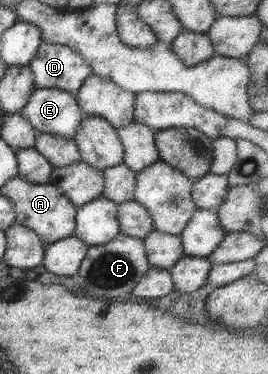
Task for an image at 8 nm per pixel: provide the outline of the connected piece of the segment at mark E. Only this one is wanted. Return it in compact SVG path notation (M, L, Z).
M57 88L34 89L19 114L38 133L54 134L71 139L83 112L73 94Z

